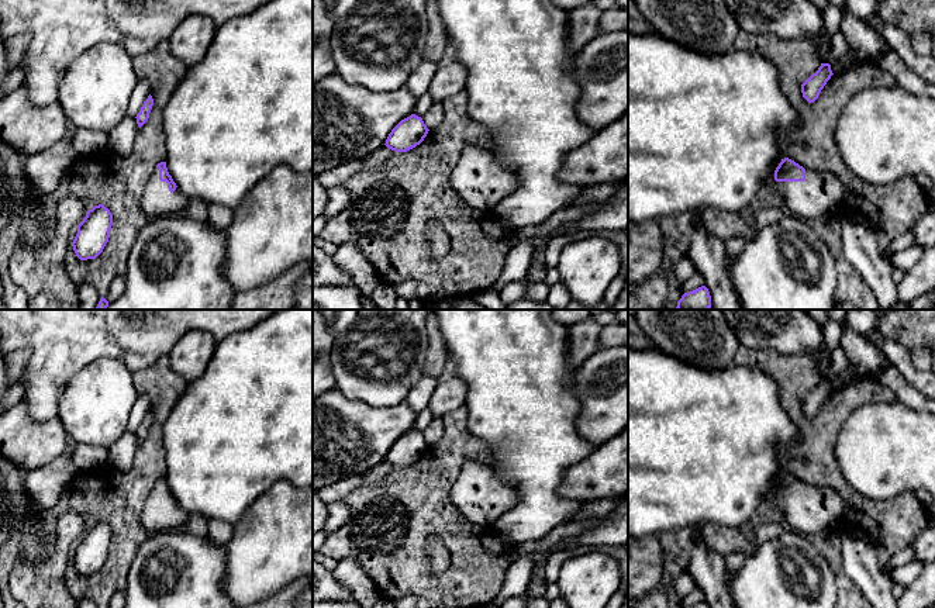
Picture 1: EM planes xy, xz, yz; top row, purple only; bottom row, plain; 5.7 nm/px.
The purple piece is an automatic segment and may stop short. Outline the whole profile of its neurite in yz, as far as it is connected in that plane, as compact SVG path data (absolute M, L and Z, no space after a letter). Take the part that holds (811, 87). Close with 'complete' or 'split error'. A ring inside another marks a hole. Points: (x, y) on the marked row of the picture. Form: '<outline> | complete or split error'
M821 63L821 66L818 68L818 70L815 73L812 73L801 84L803 97L808 103L814 103L818 99L821 90L824 89L824 86L827 84L827 82L831 79L832 75L834 73L831 70L831 65L829 63Z | complete

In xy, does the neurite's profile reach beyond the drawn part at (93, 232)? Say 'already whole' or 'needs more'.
already whole

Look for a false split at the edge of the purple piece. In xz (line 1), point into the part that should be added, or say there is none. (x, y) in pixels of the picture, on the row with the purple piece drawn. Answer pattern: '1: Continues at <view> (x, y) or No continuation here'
1: No continuation here

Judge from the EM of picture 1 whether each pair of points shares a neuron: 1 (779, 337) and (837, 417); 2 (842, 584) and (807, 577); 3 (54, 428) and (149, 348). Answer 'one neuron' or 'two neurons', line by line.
1: two neurons
2: two neurons
3: two neurons

